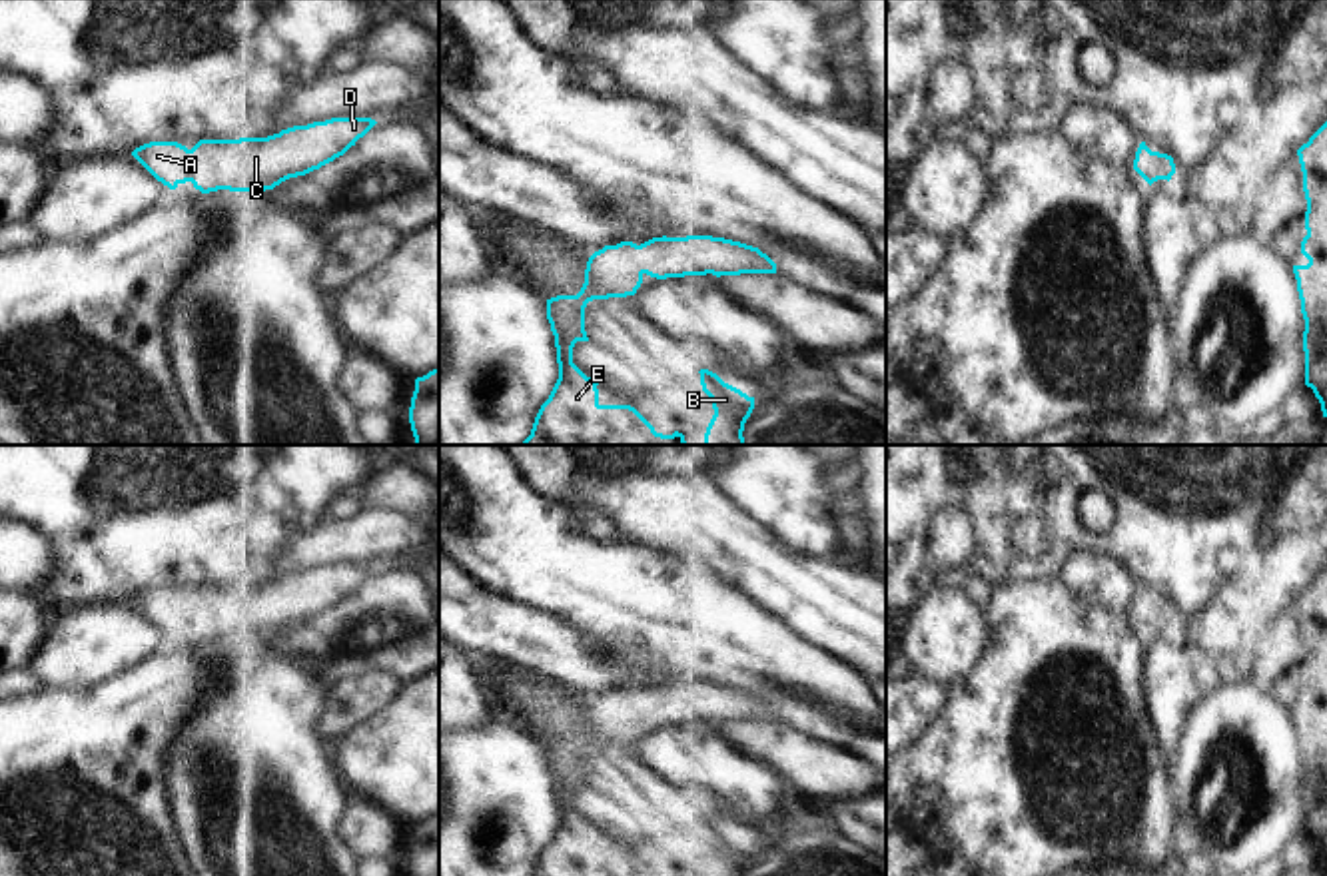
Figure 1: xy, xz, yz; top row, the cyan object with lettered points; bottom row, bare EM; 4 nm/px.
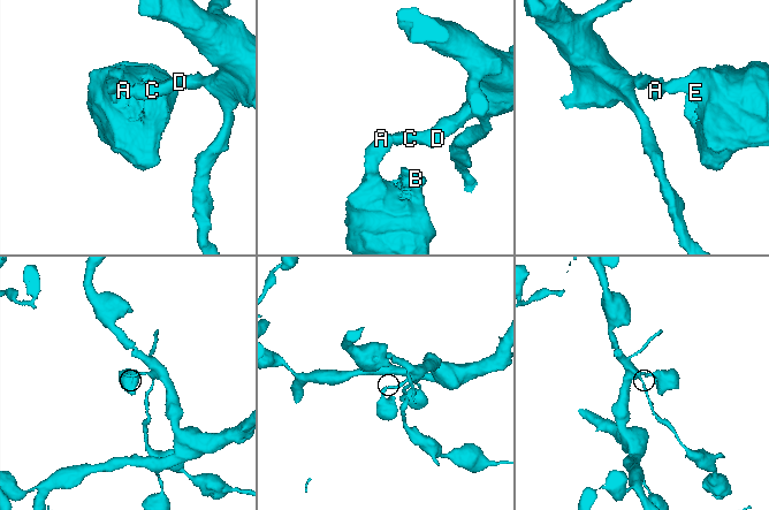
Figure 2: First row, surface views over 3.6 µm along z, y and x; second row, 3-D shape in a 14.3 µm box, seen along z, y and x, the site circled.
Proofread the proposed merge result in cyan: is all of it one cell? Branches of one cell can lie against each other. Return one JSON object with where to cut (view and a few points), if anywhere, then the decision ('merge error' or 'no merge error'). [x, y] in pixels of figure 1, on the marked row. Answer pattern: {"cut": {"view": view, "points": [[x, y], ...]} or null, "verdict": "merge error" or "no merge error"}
{"cut": null, "verdict": "no merge error"}

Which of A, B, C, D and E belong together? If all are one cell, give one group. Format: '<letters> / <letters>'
A B C D E

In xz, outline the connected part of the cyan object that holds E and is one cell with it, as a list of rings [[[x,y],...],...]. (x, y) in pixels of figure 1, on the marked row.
[[[663,235],[641,245],[621,241],[595,251],[587,261],[581,291],[547,299],[559,379],[521,445],[686,445],[678,431],[657,433],[631,405],[601,405],[599,381],[573,363],[575,343],[589,341],[587,303],[635,295],[645,273],[657,279],[776,273],[776,263],[758,247],[712,235]]]

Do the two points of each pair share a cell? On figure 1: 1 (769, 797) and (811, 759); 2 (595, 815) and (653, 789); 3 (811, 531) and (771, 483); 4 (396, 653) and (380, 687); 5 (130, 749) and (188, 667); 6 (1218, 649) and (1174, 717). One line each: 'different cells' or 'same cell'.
1: different cells
2: different cells
3: same cell
4: different cells
5: same cell
6: different cells

